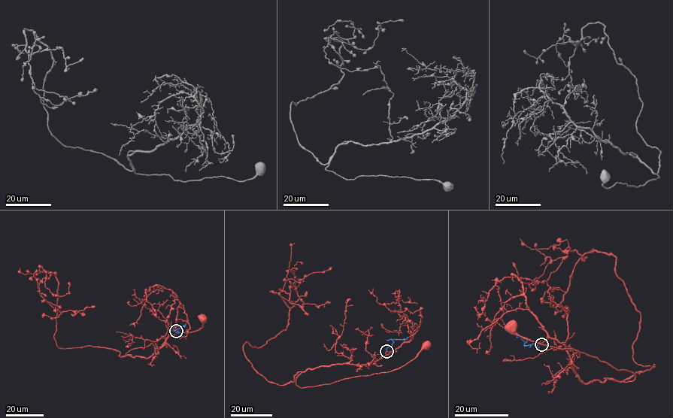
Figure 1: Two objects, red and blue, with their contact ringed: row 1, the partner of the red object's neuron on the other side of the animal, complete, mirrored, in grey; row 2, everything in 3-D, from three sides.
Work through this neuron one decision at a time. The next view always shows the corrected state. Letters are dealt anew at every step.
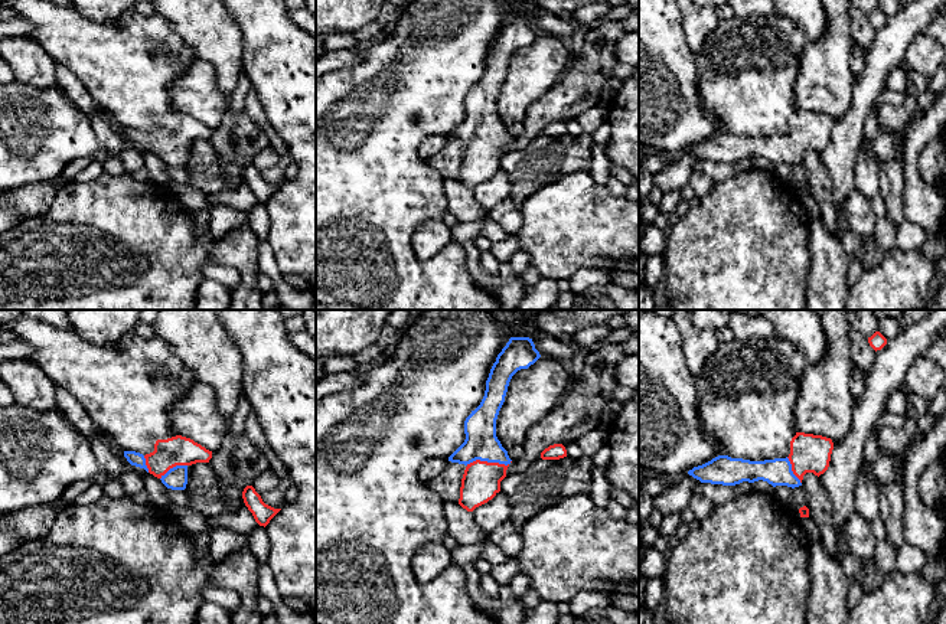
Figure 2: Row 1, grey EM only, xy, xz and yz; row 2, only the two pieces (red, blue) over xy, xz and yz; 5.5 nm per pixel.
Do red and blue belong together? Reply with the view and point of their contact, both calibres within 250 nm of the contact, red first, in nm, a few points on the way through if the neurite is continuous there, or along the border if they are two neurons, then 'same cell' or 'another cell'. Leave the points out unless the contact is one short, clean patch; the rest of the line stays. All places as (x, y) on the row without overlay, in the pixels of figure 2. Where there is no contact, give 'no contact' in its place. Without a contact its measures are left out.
meets red in xz at (488, 140); 220 nm thick on the red side, 180 nm on the other; runs through xz (480, 159), (488, 140), (480, 120); same cell

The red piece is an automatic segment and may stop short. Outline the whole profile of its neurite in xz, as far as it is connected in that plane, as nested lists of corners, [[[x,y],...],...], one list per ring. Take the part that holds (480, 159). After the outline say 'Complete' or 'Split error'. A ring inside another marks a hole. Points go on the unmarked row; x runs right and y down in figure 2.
[[[510,14],[493,40],[480,82],[464,98],[464,120],[448,138],[464,141],[459,182],[467,189],[487,180],[500,169],[510,141],[496,114],[496,97],[512,53],[541,35],[529,14]]]. Split error

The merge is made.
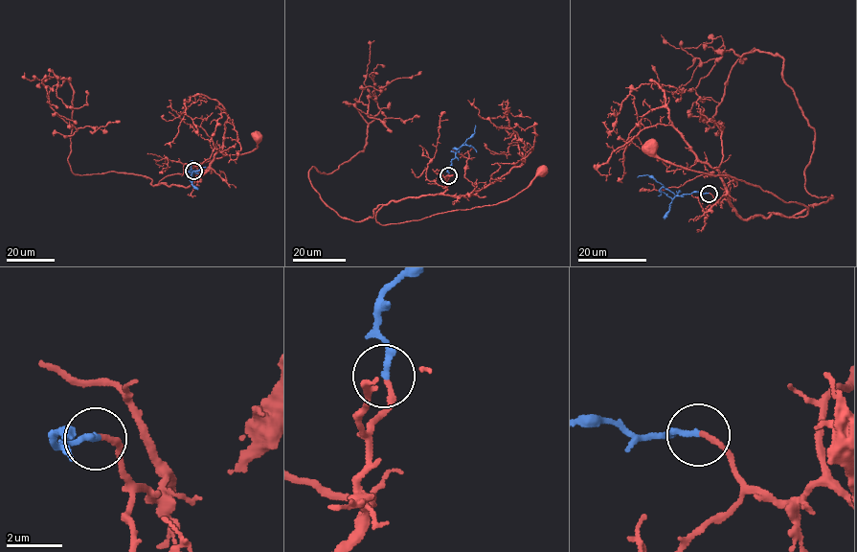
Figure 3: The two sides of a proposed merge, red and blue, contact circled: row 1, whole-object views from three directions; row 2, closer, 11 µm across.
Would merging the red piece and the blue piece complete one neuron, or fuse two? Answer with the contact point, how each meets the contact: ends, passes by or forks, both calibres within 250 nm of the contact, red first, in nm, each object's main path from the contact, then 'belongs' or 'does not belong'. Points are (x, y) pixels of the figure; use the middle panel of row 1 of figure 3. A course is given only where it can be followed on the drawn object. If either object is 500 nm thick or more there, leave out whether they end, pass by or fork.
place (448, 175); red ends; blue ends; calibres 190 and 220 nm; course red (448, 175), (441, 193), (390, 200), (376, 214), (376, 221), (397, 223), (492, 205), (518, 194), (540, 170); course blue (448, 175), (451, 161), (475, 133), (476, 126); belongs

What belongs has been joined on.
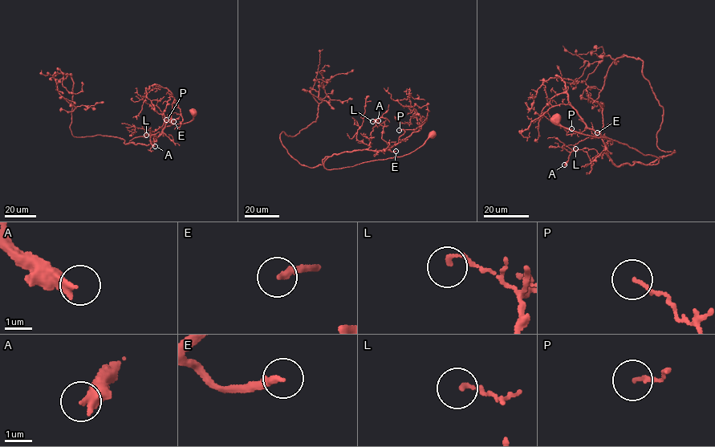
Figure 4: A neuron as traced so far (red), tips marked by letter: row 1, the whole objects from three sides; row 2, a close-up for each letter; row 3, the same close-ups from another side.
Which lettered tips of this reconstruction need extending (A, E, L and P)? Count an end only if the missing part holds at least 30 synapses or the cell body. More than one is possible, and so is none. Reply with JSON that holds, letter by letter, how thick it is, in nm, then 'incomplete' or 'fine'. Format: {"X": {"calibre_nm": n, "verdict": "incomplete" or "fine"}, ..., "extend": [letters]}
{"A": {"calibre_nm": 280, "verdict": "fine"}, "E": {"calibre_nm": 220, "verdict": "incomplete"}, "L": {"calibre_nm": 120, "verdict": "fine"}, "P": {"calibre_nm": 100, "verdict": "fine"}, "extend": ["E"]}

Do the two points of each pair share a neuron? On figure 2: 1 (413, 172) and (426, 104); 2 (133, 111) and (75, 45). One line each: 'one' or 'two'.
1: one
2: one

